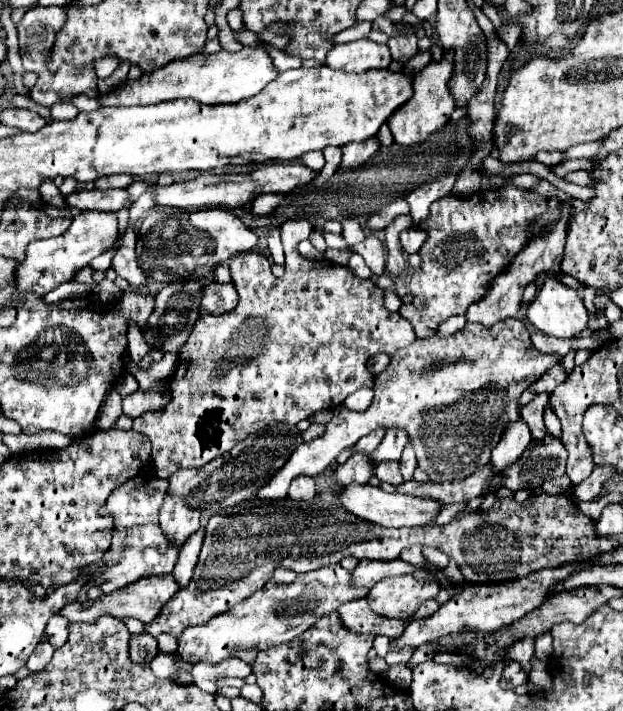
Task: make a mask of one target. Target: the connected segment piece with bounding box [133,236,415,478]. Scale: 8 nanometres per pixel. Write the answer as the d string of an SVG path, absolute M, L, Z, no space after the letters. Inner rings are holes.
M289 236L289 256L287 256L287 266L285 266L285 274L281 278L275 278L267 258L263 258L261 254L249 252L245 256L235 256L231 260L231 276L233 276L233 284L239 292L239 304L237 308L233 308L233 312L227 312L225 316L201 316L195 322L195 328L183 348L183 352L179 354L179 366L175 370L175 374L171 376L171 400L163 410L157 412L145 412L143 416L133 420L133 430L149 436L151 444L153 444L153 452L151 452L151 462L157 468L157 476L159 478L169 478L173 472L181 470L181 468L201 468L207 462L211 462L213 458L229 452L229 448L233 448L237 442L245 440L249 434L257 432L257 428L267 426L269 422L287 422L287 424L297 424L303 418L311 418L315 412L325 410L325 408L337 408L351 392L359 390L359 388L371 388L375 382L375 374L371 374L367 370L367 360L373 354L385 352L385 354L395 354L401 346L409 346L415 340L415 332L411 328L411 324L399 314L399 312L389 312L383 306L383 290L377 288L371 280L357 280L357 276L353 276L353 272L349 272L347 266L337 266L331 262L313 262L307 260L299 254L297 250L297 240L301 240L301 236Z

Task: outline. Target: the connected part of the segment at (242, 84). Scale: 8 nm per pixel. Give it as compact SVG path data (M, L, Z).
M265 44L253 48L243 46L239 52L219 50L213 54L195 54L173 60L173 64L167 64L161 72L153 72L153 76L125 80L111 96L99 96L99 102L101 106L145 106L177 98L193 98L201 104L235 104L259 94L271 80L277 78L277 74L279 72L265 50Z

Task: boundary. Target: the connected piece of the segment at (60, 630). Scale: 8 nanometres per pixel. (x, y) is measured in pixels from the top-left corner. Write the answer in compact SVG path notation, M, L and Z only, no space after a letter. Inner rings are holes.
M55 614L55 616L47 622L45 634L47 634L47 640L49 640L55 648L59 648L59 646L67 640L67 626L69 626L67 618L63 618L63 616L59 616L59 614Z

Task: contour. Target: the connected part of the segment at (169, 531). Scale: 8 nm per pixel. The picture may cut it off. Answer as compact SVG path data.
M169 492L165 494L163 506L159 510L159 522L165 534L169 536L169 540L183 544L193 532L197 532L199 516L201 512L195 508L189 508L185 498L173 496Z

